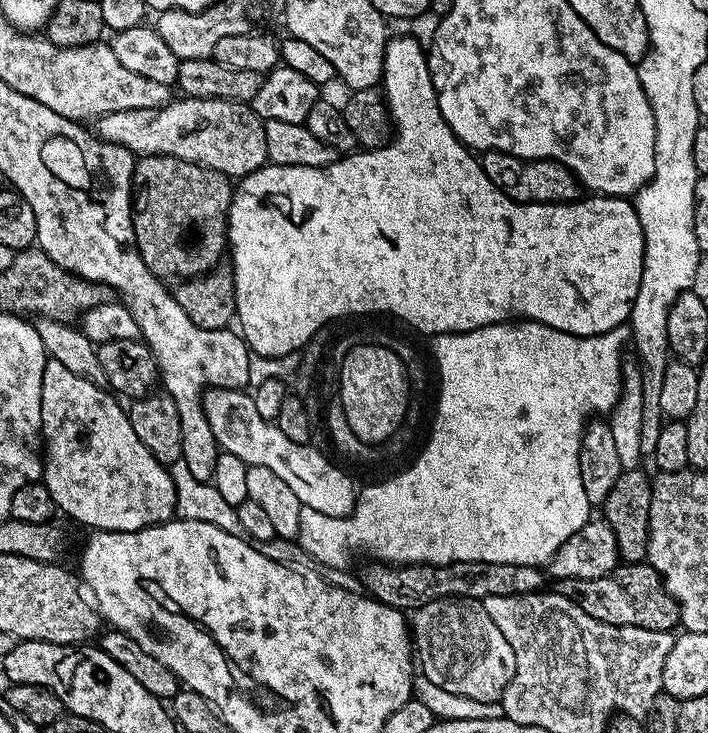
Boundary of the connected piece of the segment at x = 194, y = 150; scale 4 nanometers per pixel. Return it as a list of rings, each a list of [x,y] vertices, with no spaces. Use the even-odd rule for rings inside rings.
[[[184,96],[169,100],[161,108],[118,110],[96,117],[94,132],[100,139],[122,146],[137,157],[182,158],[186,162],[218,170],[230,178],[248,176],[269,163],[264,121],[249,105],[222,98]]]

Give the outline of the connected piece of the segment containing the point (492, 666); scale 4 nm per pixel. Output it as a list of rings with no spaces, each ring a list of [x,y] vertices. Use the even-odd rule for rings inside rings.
[[[448,596],[444,600],[435,600],[426,606],[415,609],[410,620],[410,635],[414,641],[414,652],[418,657],[419,671],[434,686],[450,690],[450,694],[462,694],[478,702],[495,704],[503,697],[506,686],[516,673],[516,659],[506,634],[494,626],[494,618],[486,614],[483,600],[471,600],[461,596]]]

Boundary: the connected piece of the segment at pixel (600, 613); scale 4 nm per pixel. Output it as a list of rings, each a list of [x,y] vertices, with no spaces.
[[[646,562],[617,565],[610,574],[595,580],[594,588],[596,588],[594,615],[606,625],[634,626],[655,632],[669,632],[680,624],[680,605],[665,591],[663,580]]]

